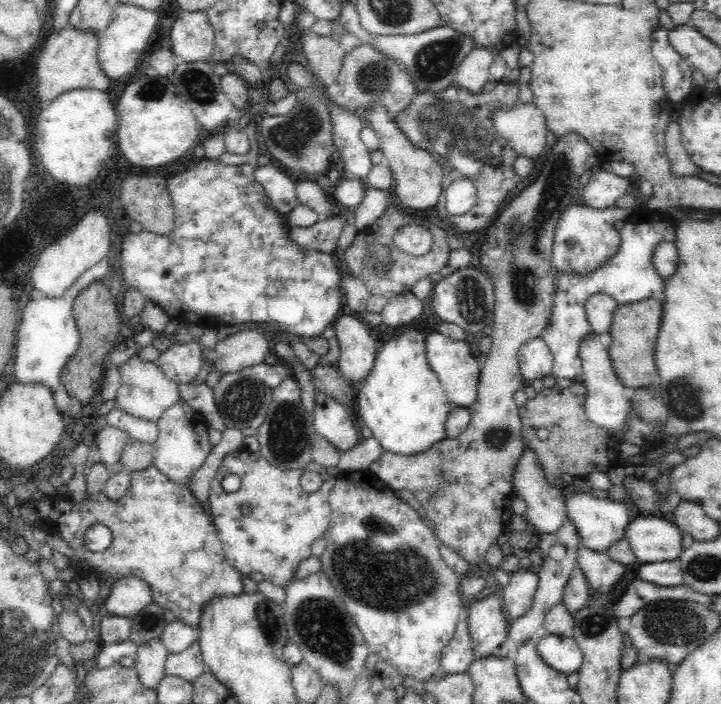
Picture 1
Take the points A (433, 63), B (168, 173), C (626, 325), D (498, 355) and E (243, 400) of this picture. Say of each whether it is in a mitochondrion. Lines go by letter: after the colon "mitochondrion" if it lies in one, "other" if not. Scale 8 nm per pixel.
A: mitochondrion
B: other
C: other
D: other
E: mitochondrion

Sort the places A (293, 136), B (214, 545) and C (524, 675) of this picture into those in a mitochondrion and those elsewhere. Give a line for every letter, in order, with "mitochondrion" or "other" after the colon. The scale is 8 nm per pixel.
A: mitochondrion
B: other
C: other

